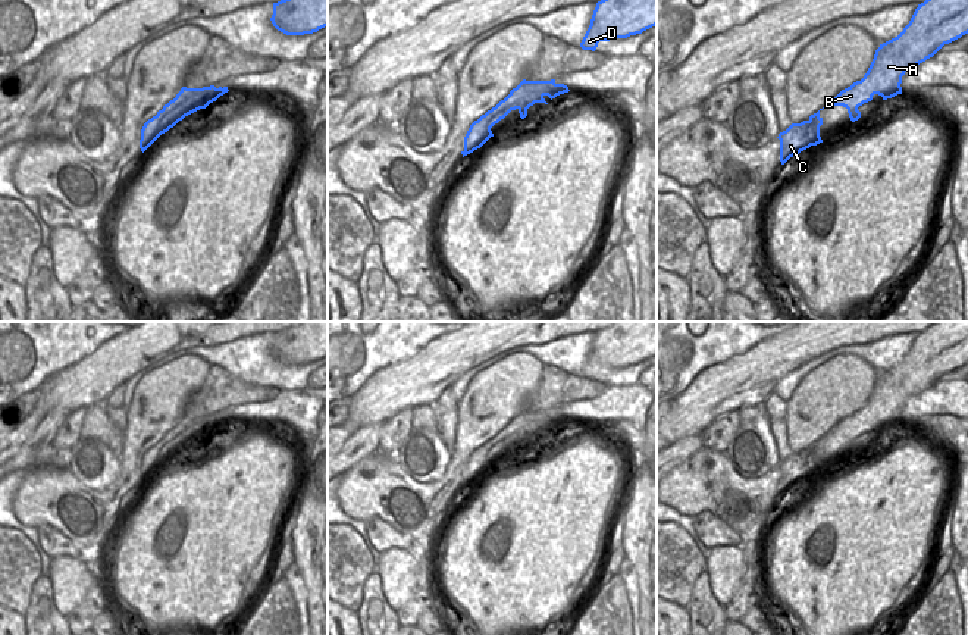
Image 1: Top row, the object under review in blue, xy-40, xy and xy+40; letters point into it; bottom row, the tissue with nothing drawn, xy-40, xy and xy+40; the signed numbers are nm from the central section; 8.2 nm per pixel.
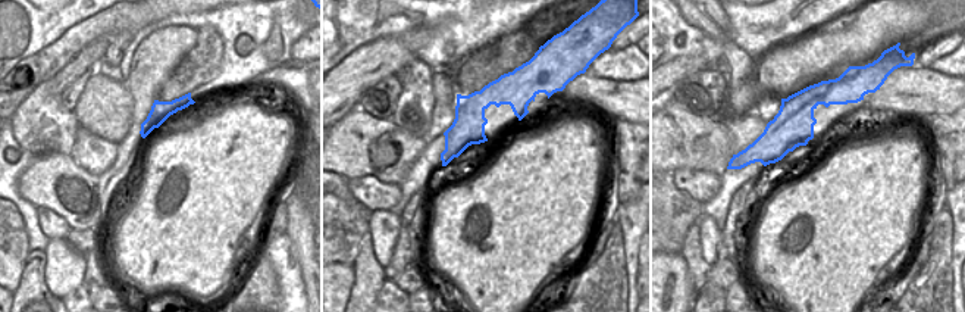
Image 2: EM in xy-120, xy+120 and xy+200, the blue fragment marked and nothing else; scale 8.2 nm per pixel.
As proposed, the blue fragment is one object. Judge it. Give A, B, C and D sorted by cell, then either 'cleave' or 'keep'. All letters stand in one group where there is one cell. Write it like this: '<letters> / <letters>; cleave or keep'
A B C D; keep

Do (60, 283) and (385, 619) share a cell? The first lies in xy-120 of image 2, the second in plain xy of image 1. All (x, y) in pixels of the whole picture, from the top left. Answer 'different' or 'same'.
different

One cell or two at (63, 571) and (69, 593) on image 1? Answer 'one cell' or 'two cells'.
one cell

